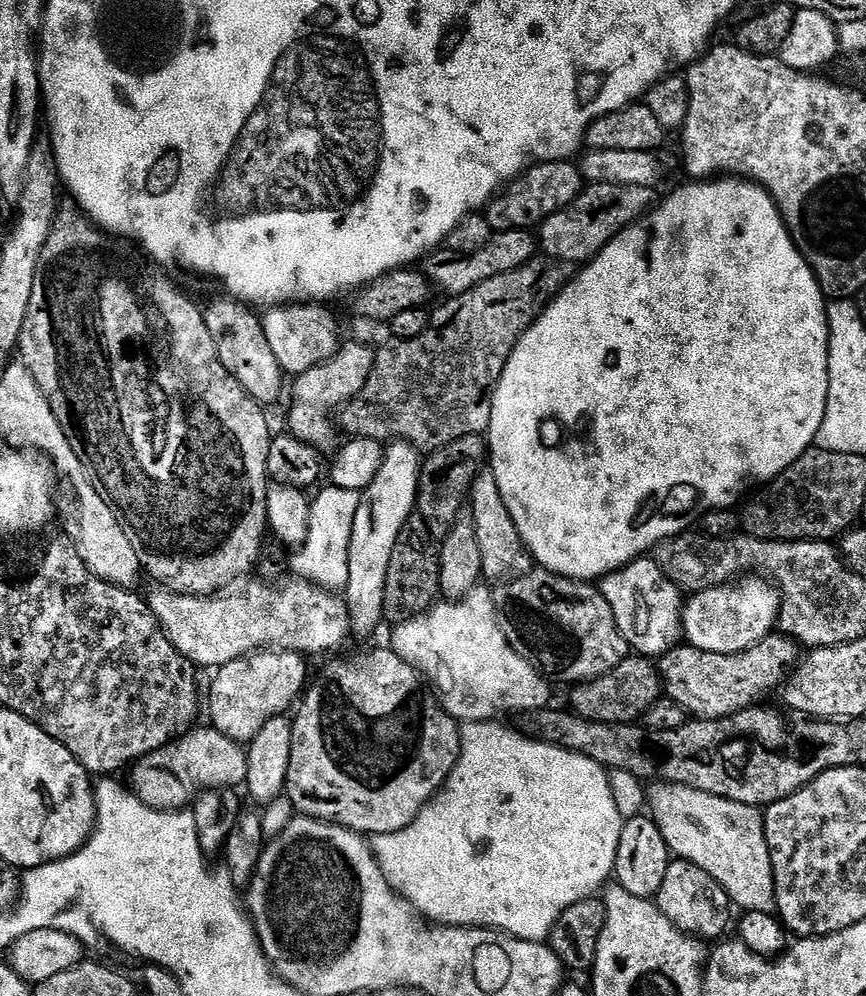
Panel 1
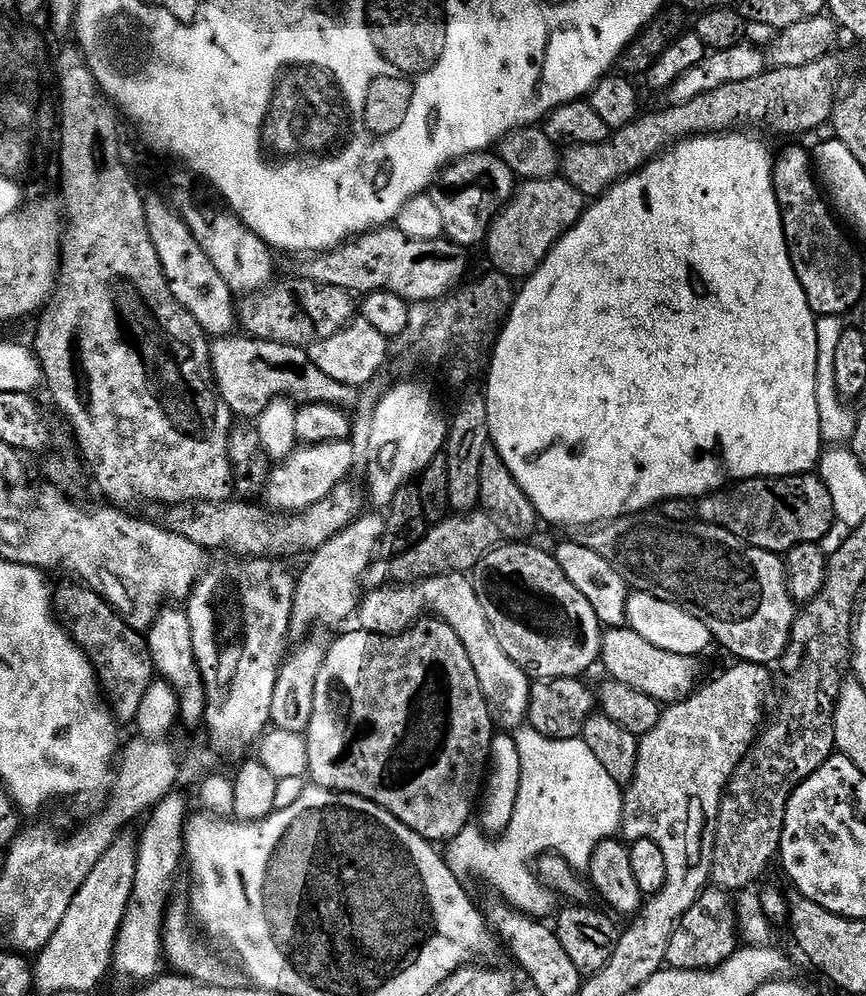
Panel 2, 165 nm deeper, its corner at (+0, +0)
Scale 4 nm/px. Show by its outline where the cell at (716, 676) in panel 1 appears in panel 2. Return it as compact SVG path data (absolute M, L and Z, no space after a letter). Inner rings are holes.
M627 626L609 627L603 633L603 643L610 646L620 640L620 652L612 656L608 664L608 672L617 684L625 684L636 692L649 696L661 705L669 706L676 701L687 699L698 688L700 679L700 660L695 656L683 656L682 654L670 654L664 650L658 650L656 646L650 646L638 633Z

